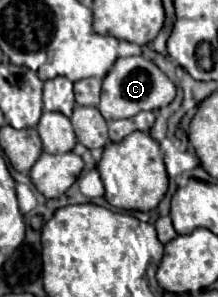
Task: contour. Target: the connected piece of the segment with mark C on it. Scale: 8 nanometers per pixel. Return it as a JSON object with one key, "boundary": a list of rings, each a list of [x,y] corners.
{"boundary":[[[143,56],[117,58],[115,66],[103,78],[103,94],[99,102],[99,112],[105,120],[131,118],[141,110],[159,110],[175,98],[175,84],[161,72],[151,60]]]}

